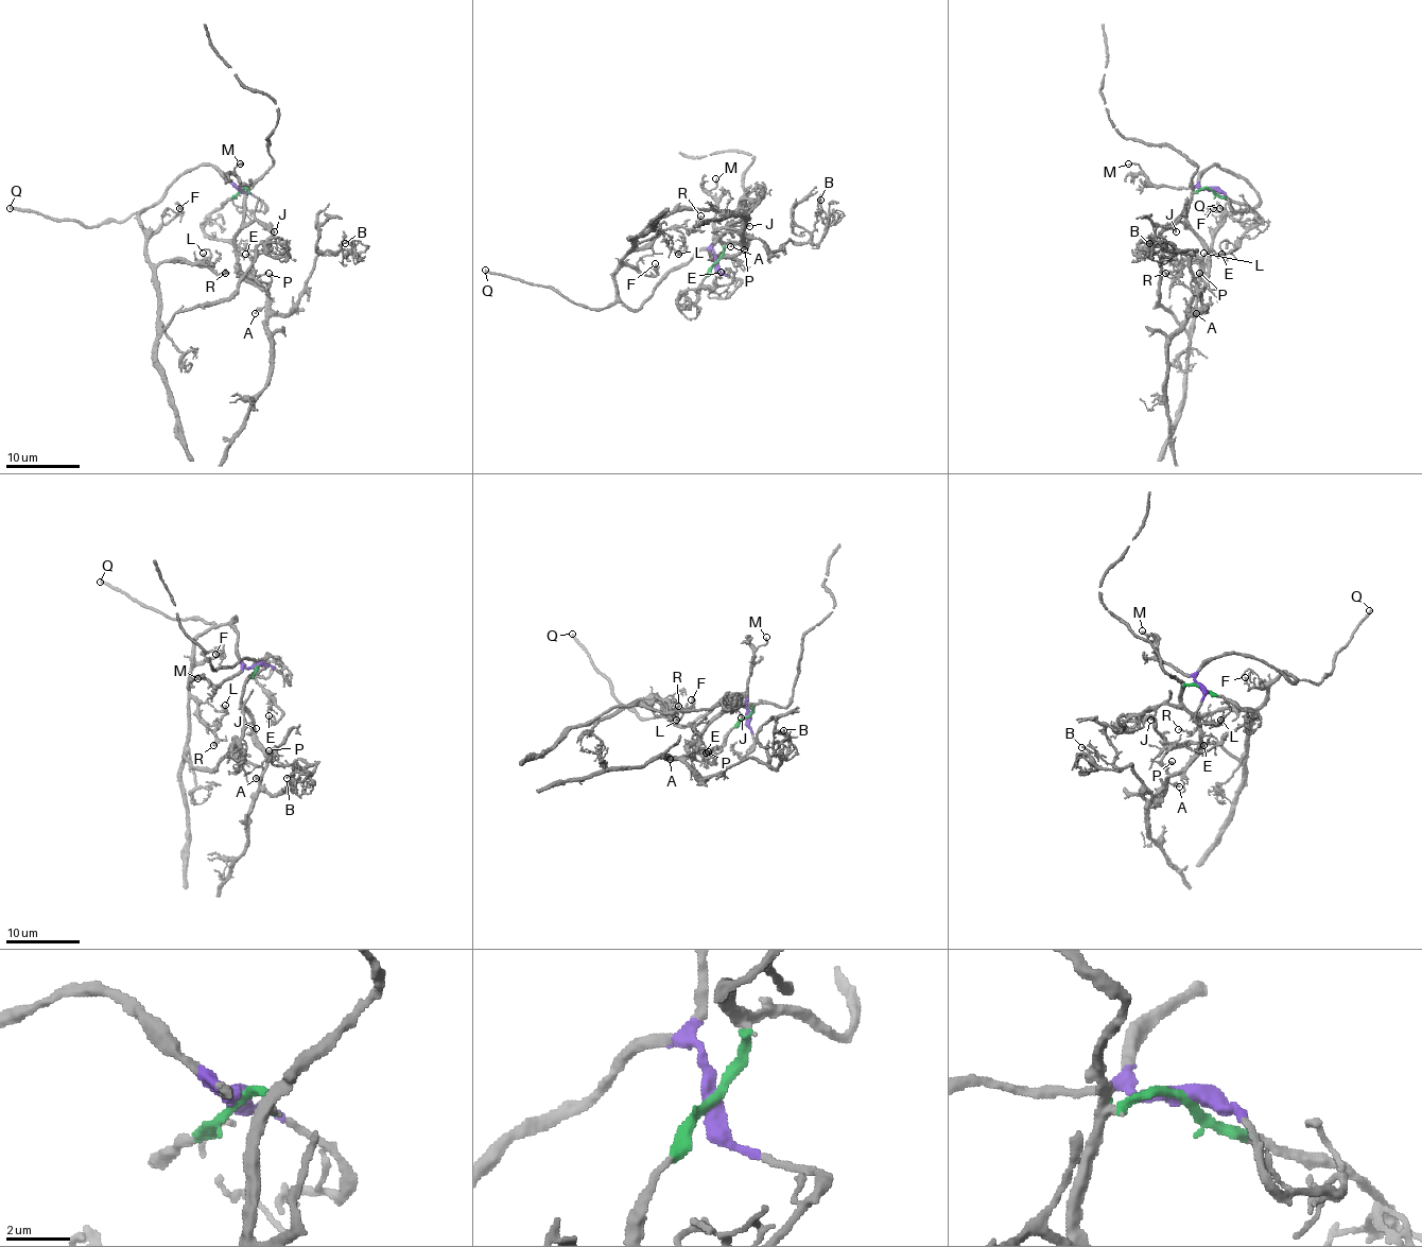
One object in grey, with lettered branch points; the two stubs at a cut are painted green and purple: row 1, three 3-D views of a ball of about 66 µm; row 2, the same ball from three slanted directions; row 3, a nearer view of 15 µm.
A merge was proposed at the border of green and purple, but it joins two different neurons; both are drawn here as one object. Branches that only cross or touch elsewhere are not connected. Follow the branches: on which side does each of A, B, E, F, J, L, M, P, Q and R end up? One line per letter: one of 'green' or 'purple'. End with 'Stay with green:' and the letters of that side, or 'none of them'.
A: green
B: green
E: green
F: purple
J: green
L: purple
M: purple
P: green
Q: purple
R: purple
Stay with green: A, B, E, J, P

